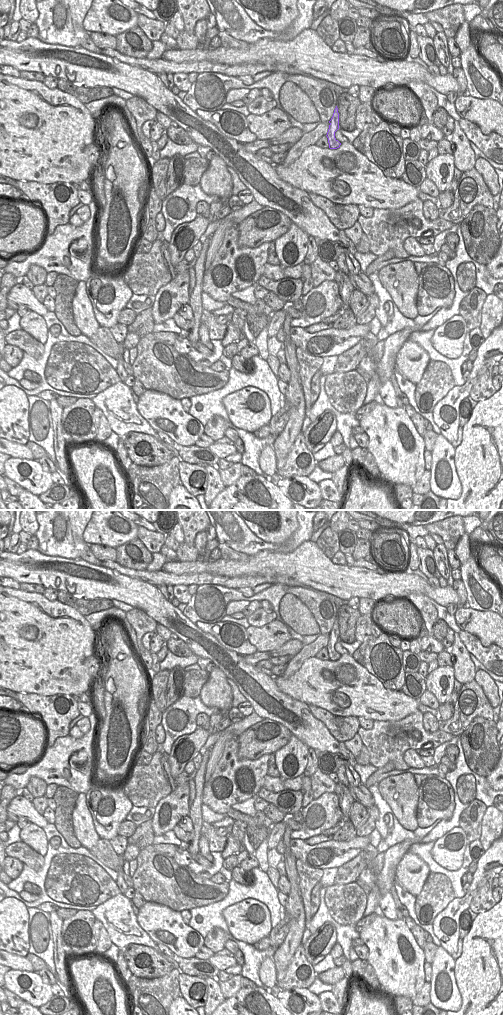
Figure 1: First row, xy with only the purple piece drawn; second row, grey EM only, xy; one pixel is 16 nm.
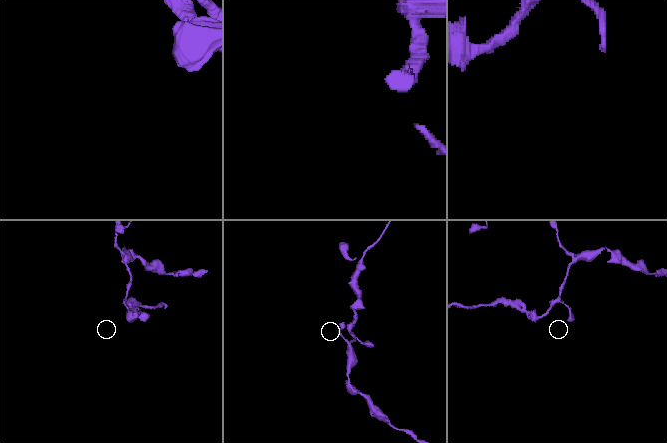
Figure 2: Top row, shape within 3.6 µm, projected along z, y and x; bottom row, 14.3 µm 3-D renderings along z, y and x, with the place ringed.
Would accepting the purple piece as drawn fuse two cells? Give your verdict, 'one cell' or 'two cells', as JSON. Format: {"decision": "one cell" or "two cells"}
{"decision": "one cell"}

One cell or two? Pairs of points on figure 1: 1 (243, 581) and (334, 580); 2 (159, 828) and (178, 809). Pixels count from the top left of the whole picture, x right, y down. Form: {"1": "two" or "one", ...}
{"1": "two", "2": "one"}

